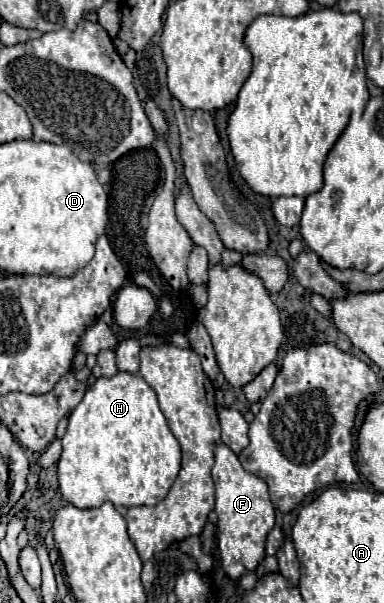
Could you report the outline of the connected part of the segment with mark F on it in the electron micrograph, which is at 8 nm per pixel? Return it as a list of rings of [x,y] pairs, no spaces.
[[[218,443],[214,449],[214,467],[212,479],[216,485],[216,513],[218,513],[218,549],[222,559],[222,569],[234,581],[244,573],[254,571],[264,559],[266,535],[274,527],[274,509],[268,495],[268,485],[244,471],[238,461],[238,455],[224,443]]]

